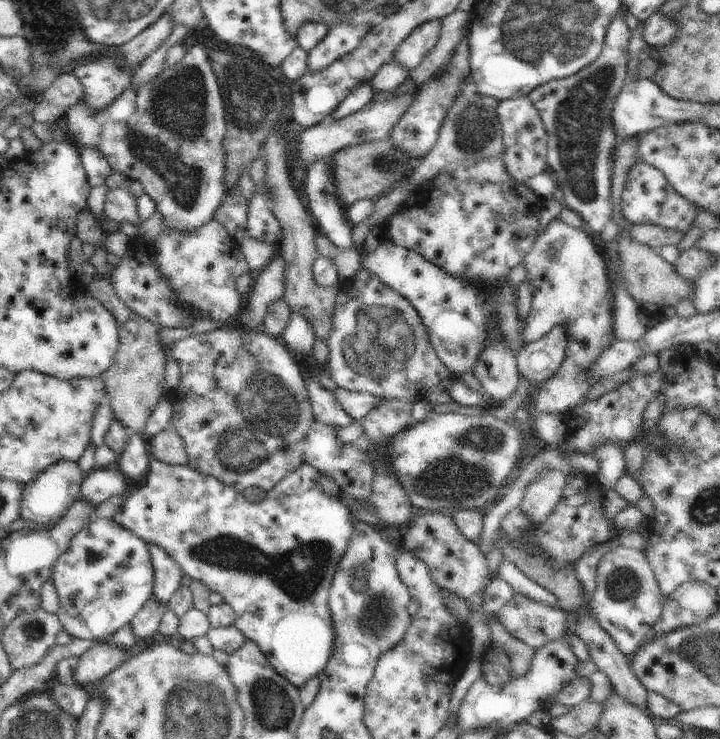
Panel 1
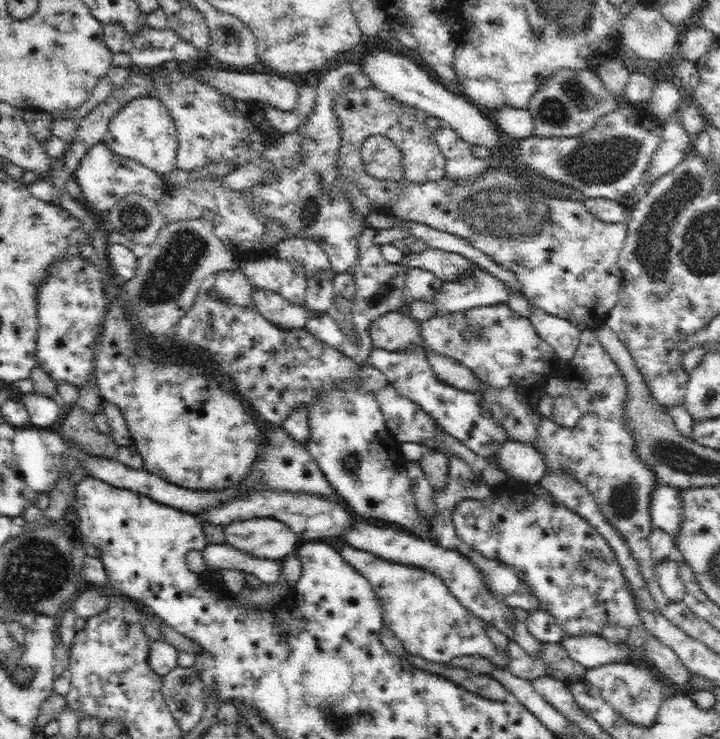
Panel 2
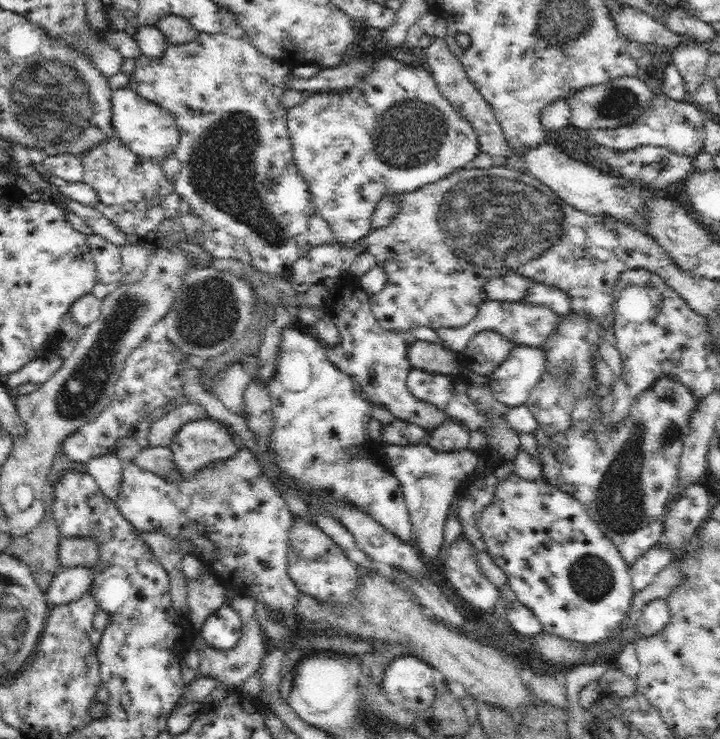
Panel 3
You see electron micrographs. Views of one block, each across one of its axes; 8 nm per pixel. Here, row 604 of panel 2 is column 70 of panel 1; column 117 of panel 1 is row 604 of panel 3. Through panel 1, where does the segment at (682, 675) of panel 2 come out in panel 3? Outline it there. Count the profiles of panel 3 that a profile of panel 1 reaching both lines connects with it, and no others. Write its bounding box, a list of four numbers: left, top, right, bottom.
[477,472,635,644]

